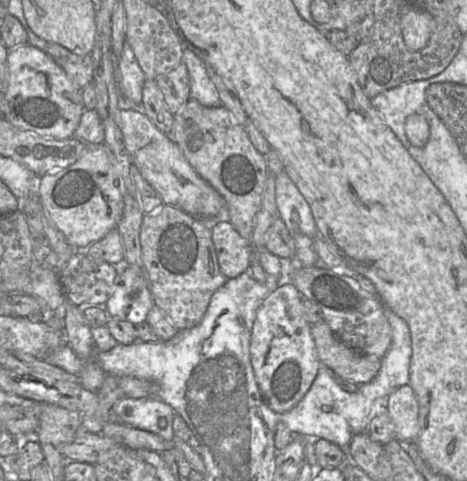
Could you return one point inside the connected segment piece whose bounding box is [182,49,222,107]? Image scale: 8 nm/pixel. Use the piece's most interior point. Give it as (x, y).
(202, 89)

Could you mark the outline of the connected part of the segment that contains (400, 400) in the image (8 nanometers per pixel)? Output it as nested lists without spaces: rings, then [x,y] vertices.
[[[403,385],[387,398],[386,410],[395,428],[395,439],[399,442],[415,442],[419,434],[419,406],[414,390]]]

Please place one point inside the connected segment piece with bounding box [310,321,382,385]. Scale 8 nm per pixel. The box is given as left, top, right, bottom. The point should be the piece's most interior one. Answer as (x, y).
(346, 363)

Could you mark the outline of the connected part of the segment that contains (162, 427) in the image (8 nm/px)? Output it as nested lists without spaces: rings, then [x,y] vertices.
[[[157,397],[123,398],[113,406],[113,415],[129,426],[155,433],[173,442],[173,408]]]

